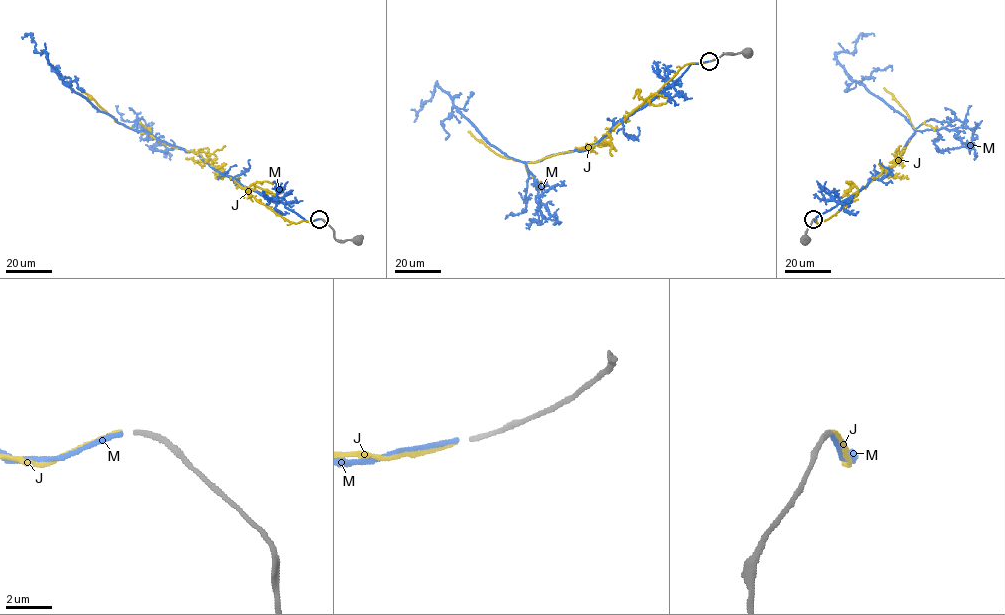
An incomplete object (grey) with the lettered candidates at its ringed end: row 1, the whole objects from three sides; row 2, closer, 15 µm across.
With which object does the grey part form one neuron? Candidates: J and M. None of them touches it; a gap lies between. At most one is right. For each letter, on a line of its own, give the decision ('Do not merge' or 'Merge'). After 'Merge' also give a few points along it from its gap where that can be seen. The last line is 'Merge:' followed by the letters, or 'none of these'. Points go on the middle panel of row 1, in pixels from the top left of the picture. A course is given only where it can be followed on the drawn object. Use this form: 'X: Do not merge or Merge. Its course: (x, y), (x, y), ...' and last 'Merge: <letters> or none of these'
J: Do not merge
M: Merge. Its course: (708, 61), (691, 63), (672, 85), (585, 150), (534, 162), (515, 160), (491, 145), (437, 83), (414, 121)
Merge: M

